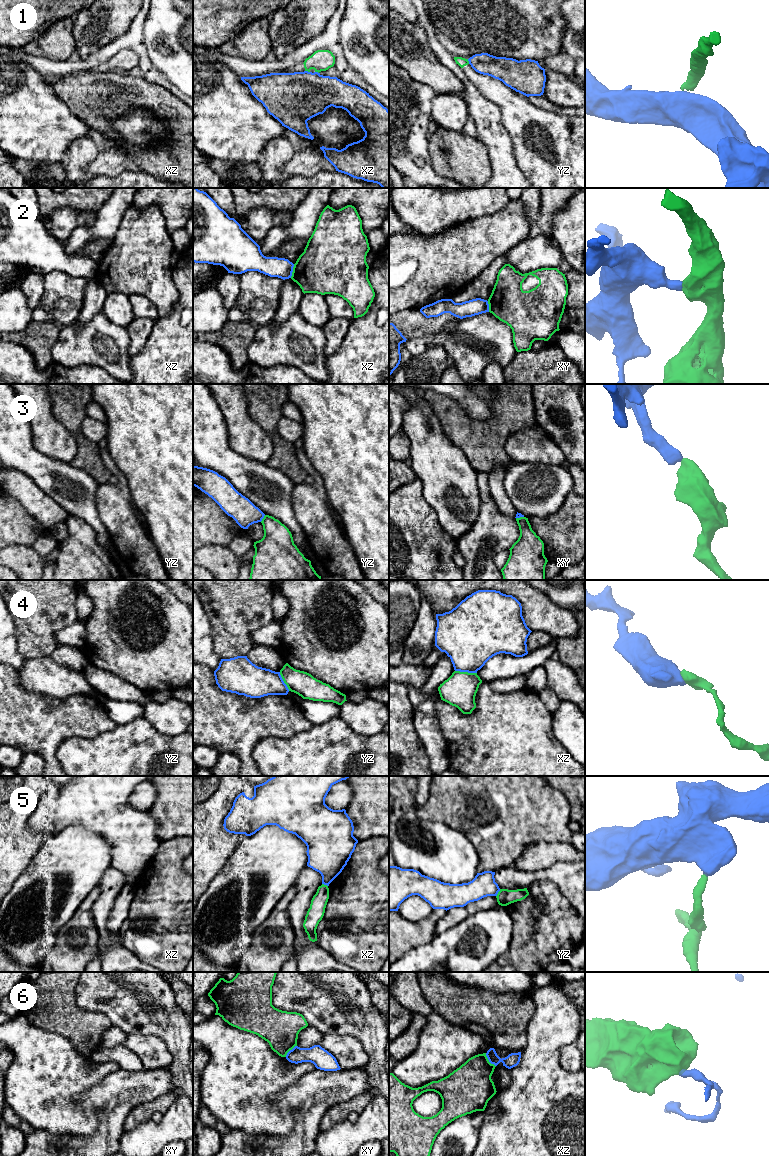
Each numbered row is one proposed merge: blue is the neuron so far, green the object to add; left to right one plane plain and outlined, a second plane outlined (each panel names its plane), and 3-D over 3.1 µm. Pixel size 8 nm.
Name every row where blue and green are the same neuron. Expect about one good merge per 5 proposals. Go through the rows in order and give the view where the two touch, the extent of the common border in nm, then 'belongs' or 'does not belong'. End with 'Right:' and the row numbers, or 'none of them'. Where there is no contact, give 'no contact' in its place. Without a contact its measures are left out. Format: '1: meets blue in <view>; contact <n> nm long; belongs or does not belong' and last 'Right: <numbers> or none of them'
1: meets blue in xz; contact 40 nm long; does not belong
2: meets blue in xz; contact 120 nm long; does not belong
3: meets blue in yz; contact 70 nm long; does not belong
4: meets blue in xz; contact 180 nm long; does not belong
5: meets blue in yz; contact 70 nm long; does not belong
6: meets blue in xz; contact 140 nm long; does not belong
Right: none of them

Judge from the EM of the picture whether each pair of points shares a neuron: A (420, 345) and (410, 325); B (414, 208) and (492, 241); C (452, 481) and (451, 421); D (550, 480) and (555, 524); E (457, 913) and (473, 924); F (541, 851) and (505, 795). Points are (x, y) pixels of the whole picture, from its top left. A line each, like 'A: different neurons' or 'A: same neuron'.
A: different neurons
B: different neurons
C: different neurons
D: different neurons
E: different neurons
F: different neurons

